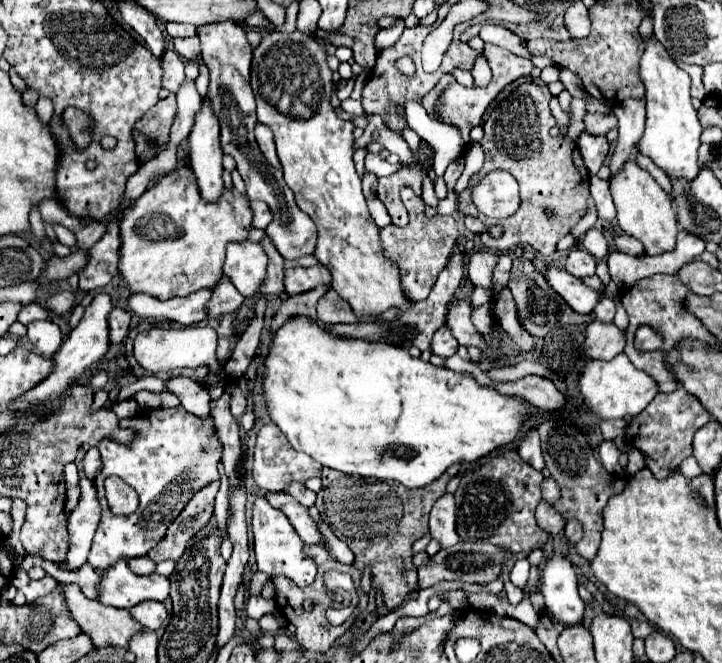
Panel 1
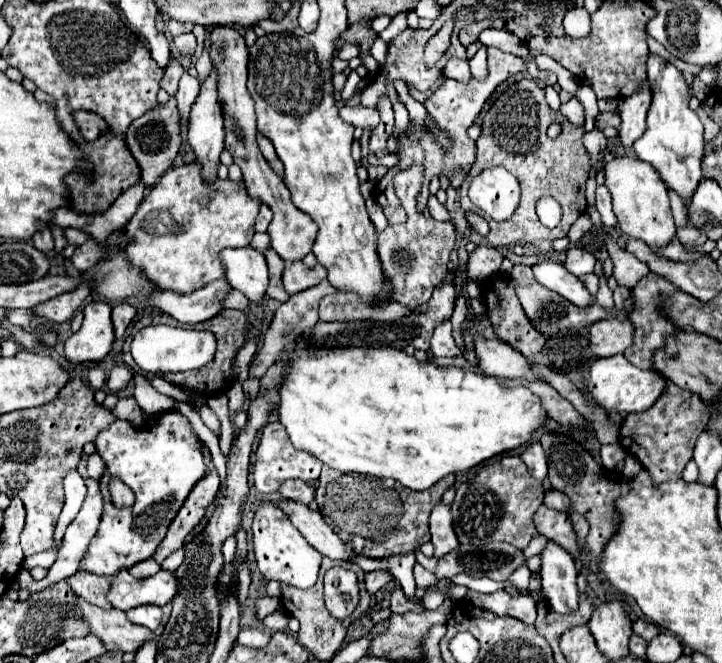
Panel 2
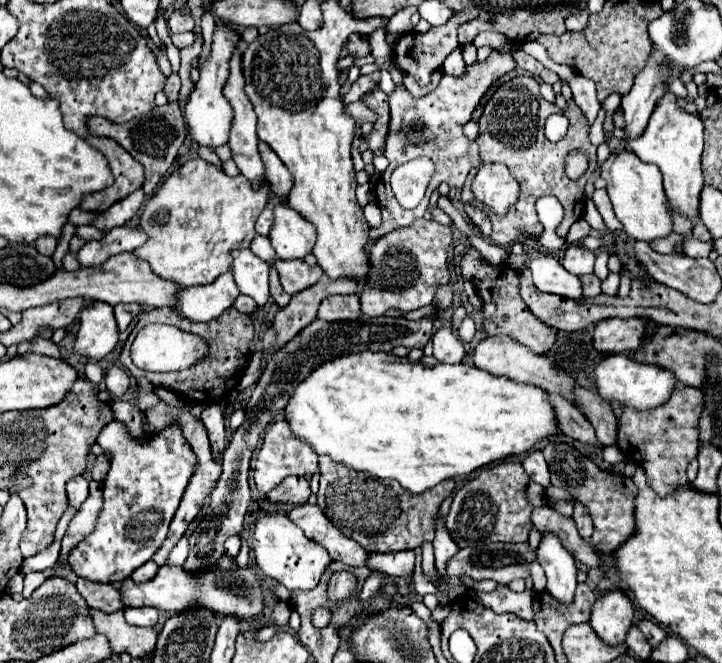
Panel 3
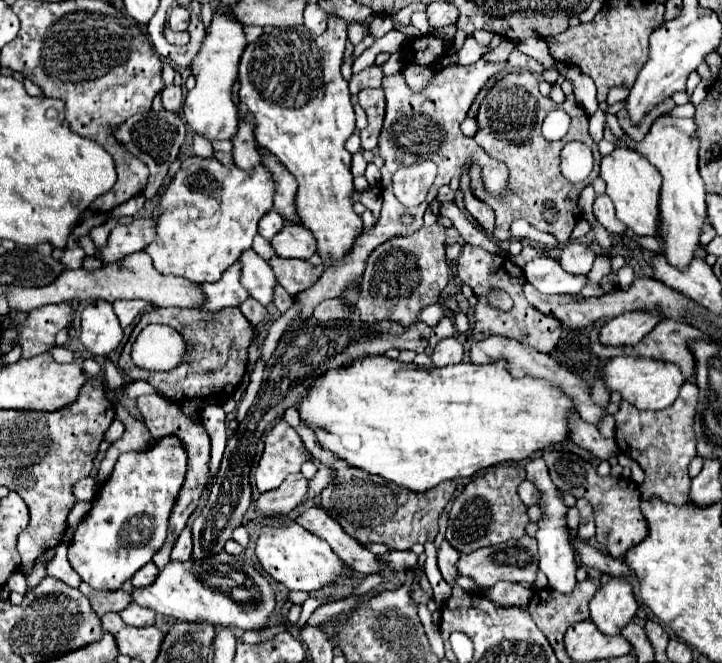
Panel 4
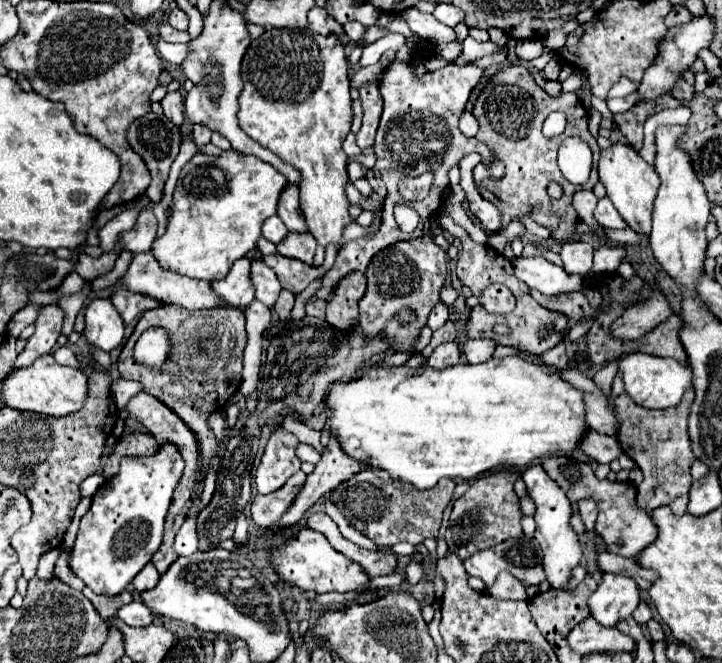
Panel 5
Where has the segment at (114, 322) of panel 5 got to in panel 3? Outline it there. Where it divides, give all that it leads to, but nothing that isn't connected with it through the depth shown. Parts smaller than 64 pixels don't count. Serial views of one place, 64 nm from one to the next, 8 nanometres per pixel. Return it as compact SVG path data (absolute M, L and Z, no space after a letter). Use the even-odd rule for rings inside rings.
M86 302L80 312L80 330L76 334L76 352L92 360L102 360L118 344L118 326L112 306L104 302Z

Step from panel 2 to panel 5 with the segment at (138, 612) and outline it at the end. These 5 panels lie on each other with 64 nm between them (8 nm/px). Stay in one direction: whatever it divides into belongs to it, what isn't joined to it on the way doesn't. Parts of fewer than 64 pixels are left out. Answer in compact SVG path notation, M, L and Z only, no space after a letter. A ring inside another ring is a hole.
M136 600L122 606L116 616L128 626L150 626L154 620L152 610L148 606L144 606L142 602L136 602Z

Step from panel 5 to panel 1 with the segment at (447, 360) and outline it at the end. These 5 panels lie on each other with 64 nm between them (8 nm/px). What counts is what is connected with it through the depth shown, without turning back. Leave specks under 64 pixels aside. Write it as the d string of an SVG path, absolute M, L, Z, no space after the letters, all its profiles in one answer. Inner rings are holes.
M442 326L442 328L438 328L436 332L434 332L434 338L432 338L432 352L436 354L436 356L440 356L440 358L448 358L448 356L452 356L452 354L456 354L456 350L458 350L458 344L456 344L456 338L452 336L452 332L446 328L446 326Z

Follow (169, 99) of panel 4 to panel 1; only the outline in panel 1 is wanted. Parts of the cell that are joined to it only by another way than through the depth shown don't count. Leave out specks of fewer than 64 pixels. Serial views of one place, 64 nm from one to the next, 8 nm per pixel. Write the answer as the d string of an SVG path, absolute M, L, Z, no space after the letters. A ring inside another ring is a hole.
M166 50L164 60L162 60L162 70L164 70L162 88L166 88L172 94L176 94L180 84L182 84L182 80L184 80L184 62L180 60L180 56L176 52Z

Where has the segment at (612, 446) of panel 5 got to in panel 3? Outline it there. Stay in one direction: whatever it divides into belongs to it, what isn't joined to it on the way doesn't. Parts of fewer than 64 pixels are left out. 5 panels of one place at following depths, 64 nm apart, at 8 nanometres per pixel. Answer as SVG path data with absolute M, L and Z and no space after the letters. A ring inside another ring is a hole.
M548 394L548 400L552 400L552 404L556 408L558 422L560 422L560 430L566 436L570 436L574 440L580 440L582 444L594 446L598 450L604 448L604 444L598 442L596 432L594 432L592 424L588 422L588 418L574 404L570 404L568 400L564 400L562 396L556 396L556 394Z

